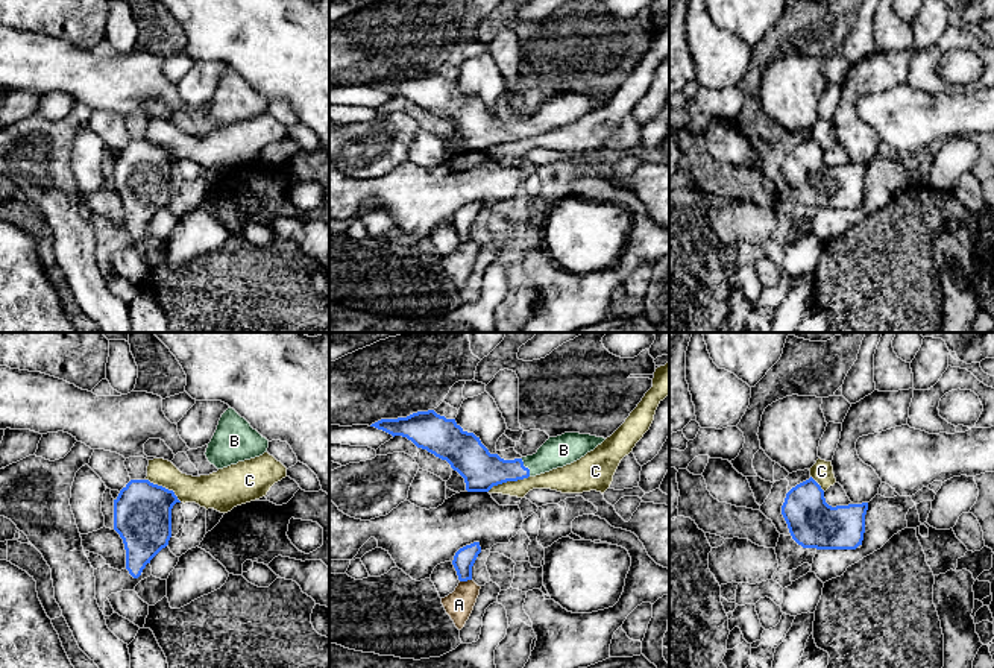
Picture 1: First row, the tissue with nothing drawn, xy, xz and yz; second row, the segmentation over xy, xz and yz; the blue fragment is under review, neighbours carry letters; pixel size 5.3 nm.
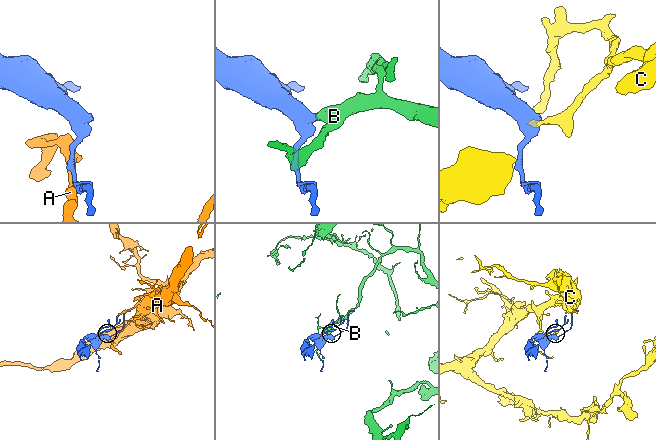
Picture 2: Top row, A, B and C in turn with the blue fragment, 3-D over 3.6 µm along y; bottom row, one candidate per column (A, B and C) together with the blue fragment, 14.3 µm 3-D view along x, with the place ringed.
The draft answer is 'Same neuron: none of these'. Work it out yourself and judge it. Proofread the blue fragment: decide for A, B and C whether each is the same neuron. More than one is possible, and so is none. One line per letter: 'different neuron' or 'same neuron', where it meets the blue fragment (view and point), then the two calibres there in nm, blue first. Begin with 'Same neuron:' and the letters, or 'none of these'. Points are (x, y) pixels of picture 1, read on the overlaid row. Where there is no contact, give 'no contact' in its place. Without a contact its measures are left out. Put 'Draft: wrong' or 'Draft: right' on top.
Draft: wrong
Same neuron: B
A: different neuron; contact xz (465, 580); calibres 110 and 150 nm
B: same neuron; contact xz (527, 468); calibres 200 and 160 nm
C: different neuron; contact xz (507, 480); calibres 200 and 110 nm

